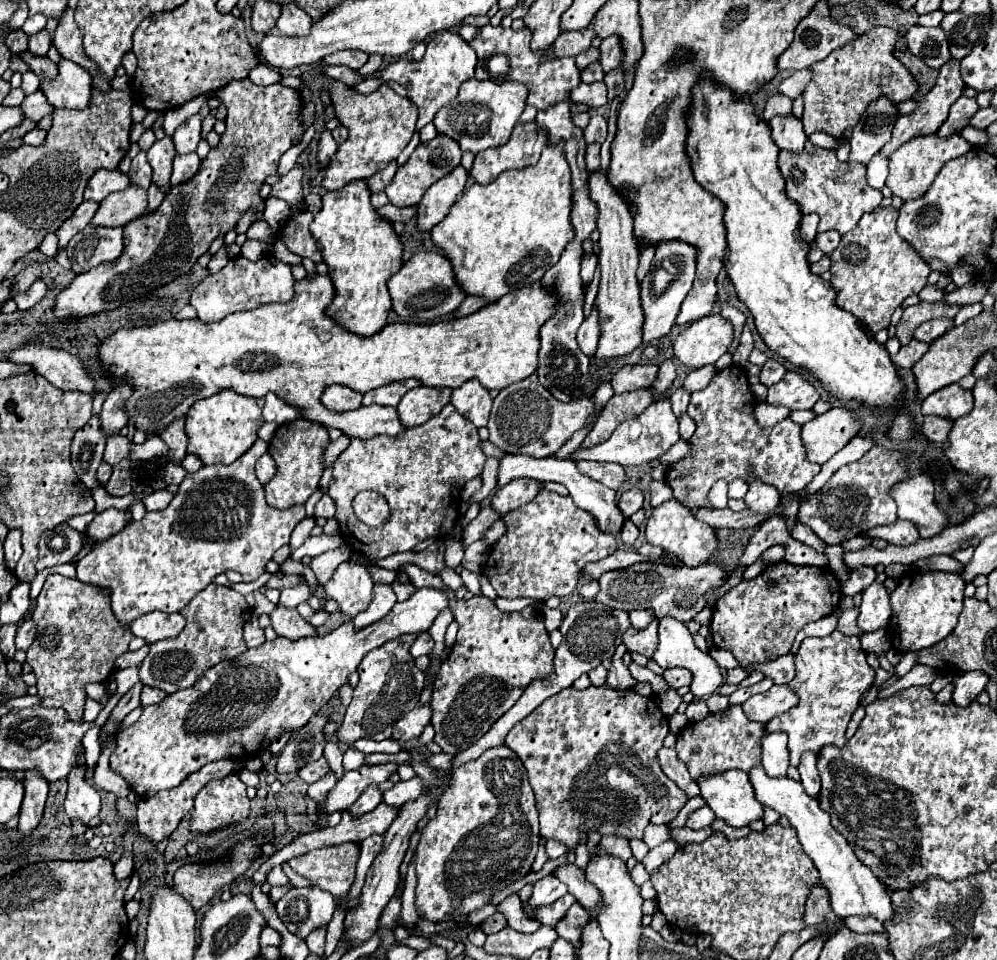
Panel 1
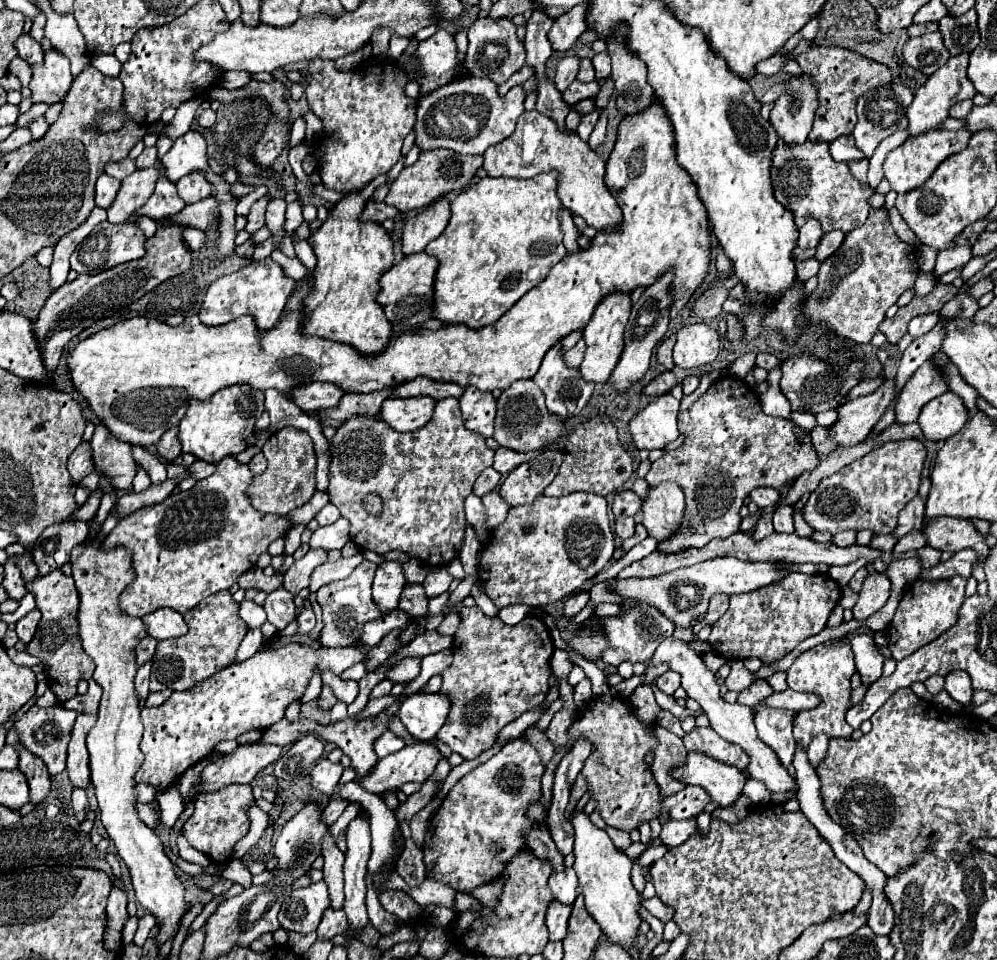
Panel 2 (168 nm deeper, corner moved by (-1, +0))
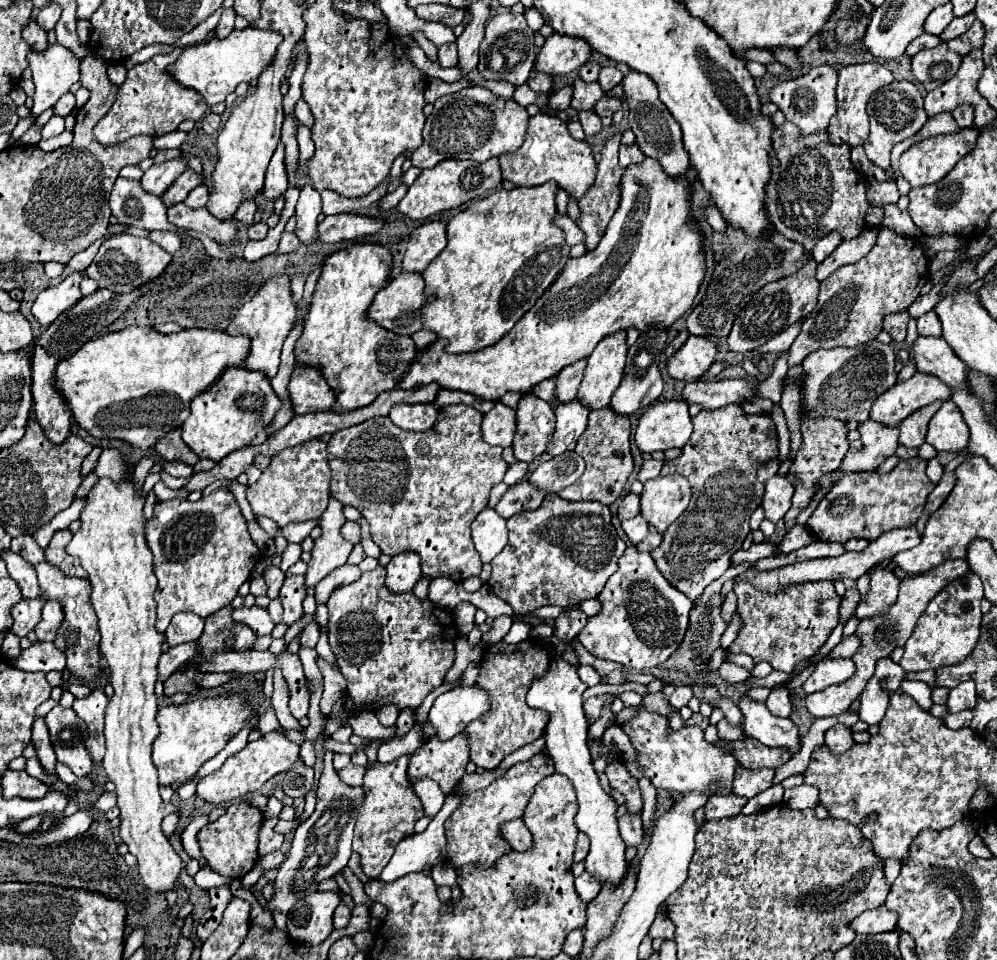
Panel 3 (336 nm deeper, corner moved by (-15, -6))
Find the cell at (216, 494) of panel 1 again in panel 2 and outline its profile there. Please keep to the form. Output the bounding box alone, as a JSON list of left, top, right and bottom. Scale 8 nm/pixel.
[102,457,292,617]

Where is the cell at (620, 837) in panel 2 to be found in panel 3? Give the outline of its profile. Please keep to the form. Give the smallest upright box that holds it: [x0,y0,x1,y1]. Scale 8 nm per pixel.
[620,813,644,845]

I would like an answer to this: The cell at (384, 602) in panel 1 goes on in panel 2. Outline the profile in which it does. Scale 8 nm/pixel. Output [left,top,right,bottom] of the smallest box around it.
[372,561,406,615]

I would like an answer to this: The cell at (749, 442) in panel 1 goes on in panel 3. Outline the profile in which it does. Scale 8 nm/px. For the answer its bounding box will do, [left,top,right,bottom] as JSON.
[650,403,778,601]

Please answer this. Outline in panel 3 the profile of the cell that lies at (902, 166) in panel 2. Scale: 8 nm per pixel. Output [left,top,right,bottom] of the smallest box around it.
[900,129,978,187]

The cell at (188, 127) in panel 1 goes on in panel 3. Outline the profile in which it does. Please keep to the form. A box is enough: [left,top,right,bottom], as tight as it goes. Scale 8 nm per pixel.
[162,171,204,207]

